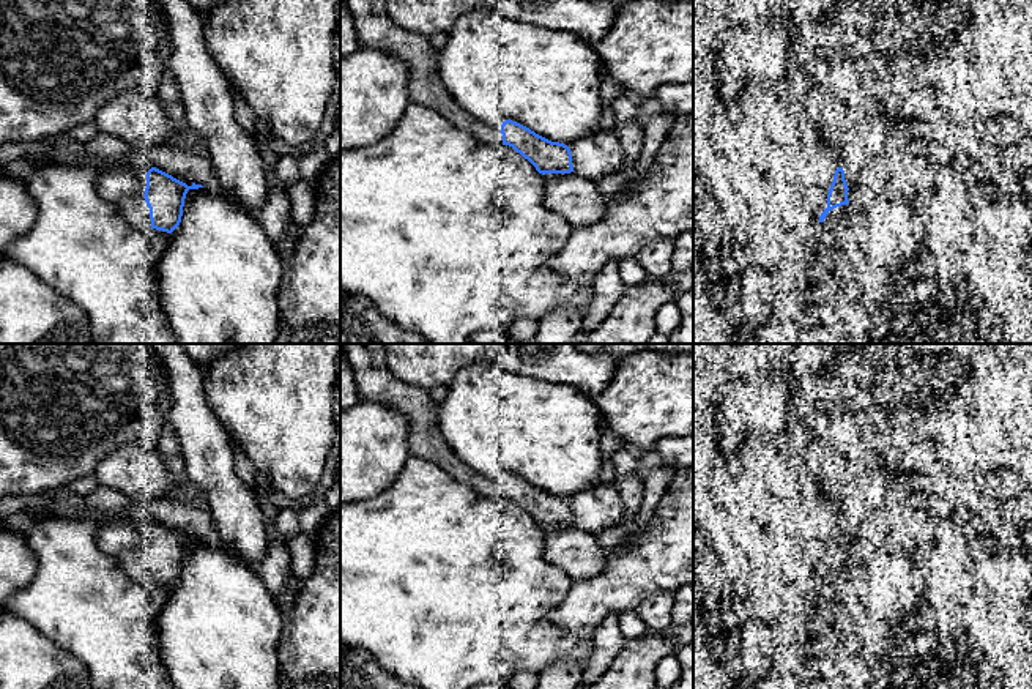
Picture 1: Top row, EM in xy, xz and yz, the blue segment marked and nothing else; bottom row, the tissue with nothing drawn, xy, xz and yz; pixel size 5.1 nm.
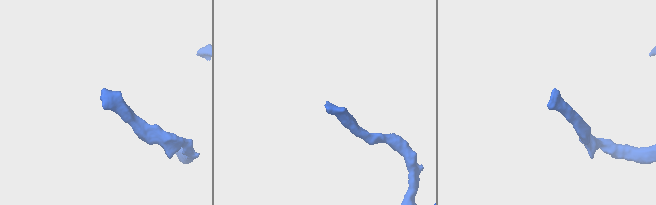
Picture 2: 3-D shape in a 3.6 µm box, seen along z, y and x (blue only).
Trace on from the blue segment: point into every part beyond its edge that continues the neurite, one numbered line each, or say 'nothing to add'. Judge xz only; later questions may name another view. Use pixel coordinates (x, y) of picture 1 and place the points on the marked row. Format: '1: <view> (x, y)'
1: xz (375, 29)

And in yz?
1: yz (850, 174)

